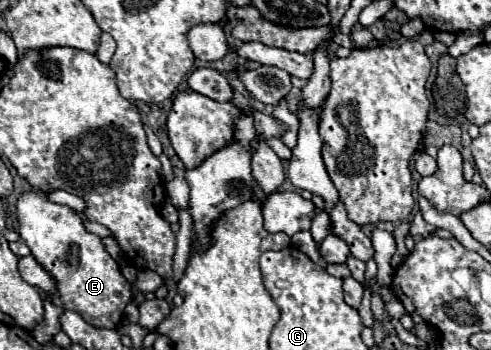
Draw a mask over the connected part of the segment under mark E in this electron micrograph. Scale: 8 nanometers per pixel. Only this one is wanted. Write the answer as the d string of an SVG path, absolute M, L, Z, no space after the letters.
M32 190L18 198L18 226L20 240L30 248L36 262L56 280L54 304L78 312L90 326L116 330L132 298L132 286L102 246L100 236L84 230L82 216L68 206L48 202L44 192Z

